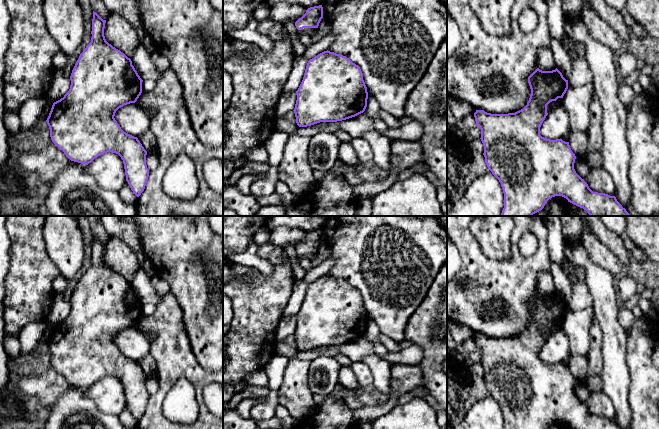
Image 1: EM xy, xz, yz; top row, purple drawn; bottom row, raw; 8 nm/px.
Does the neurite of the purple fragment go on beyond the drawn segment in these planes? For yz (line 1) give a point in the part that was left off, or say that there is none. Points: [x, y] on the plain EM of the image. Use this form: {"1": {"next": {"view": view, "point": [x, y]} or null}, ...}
{"1": {"next": null}}

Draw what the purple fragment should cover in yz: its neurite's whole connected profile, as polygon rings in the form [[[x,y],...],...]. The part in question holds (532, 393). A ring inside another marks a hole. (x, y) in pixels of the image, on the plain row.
[[[537,292],[528,301],[528,307],[531,319],[523,333],[508,338],[491,338],[484,334],[474,337],[476,349],[481,353],[485,387],[501,407],[504,429],[545,429],[555,420],[562,420],[574,429],[621,429],[615,420],[593,416],[576,397],[576,380],[569,366],[540,359],[540,351],[548,339],[547,329],[563,322],[568,304],[557,292],[552,295]]]

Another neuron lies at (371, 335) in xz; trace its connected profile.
[[[368,320],[367,331],[363,337],[374,345],[375,353],[384,358],[388,350],[378,340],[379,333],[379,327],[373,321]]]

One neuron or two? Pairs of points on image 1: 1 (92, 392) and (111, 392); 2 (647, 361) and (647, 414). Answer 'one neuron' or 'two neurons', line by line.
1: one neuron
2: one neuron

